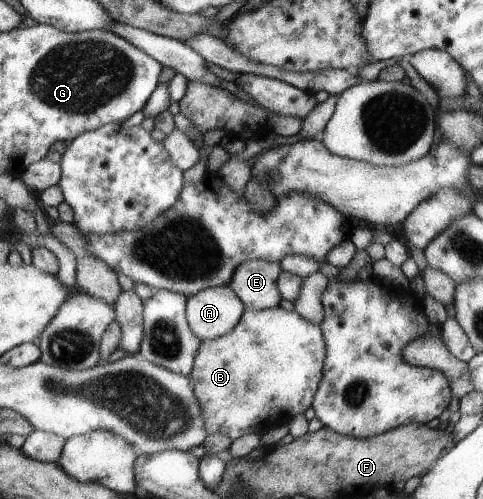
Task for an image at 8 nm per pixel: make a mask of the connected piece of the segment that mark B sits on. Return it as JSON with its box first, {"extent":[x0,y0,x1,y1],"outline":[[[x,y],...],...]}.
{"extent":[188,306,325,441],"outline":[[[280,306],[245,309],[240,322],[228,334],[201,340],[193,358],[193,368],[188,374],[201,406],[206,435],[220,432],[233,441],[248,433],[260,435],[270,427],[277,426],[280,420],[294,414],[294,408],[303,414],[313,402],[313,394],[317,391],[324,370],[324,359],[325,341],[320,325],[306,322],[296,311],[285,311]]]}

